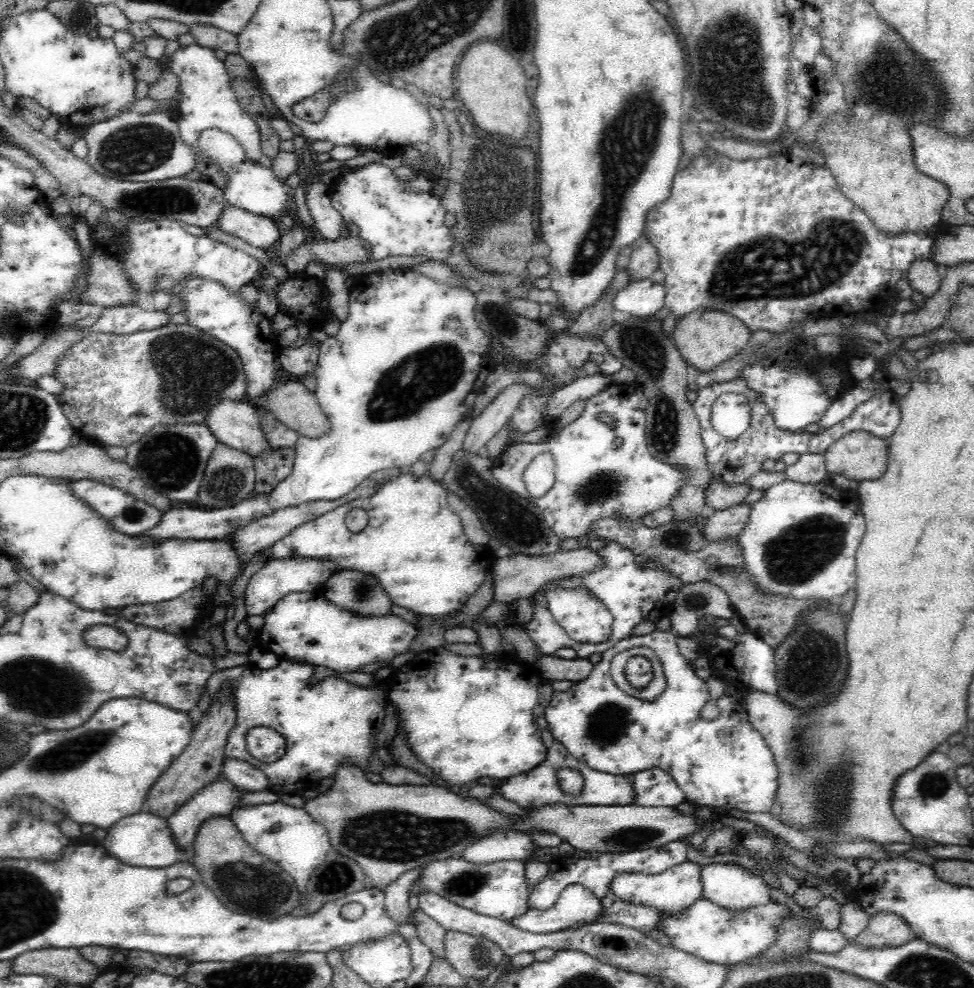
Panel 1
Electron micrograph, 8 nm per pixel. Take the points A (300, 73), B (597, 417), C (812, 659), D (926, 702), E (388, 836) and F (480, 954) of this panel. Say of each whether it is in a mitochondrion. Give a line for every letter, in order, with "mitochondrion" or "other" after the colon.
A: other
B: other
C: mitochondrion
D: other
E: mitochondrion
F: mitochondrion

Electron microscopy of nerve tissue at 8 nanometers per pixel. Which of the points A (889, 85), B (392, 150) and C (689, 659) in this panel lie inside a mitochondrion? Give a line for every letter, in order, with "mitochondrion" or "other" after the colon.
A: mitochondrion
B: other
C: other

